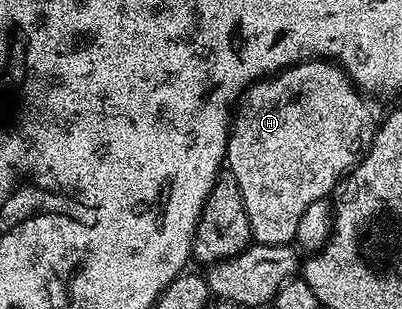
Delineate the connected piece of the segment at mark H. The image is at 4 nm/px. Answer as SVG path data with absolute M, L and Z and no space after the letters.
M304 60L300 64L294 64L291 68L283 68L281 72L275 72L261 80L254 81L239 96L230 126L230 141L226 147L226 164L229 172L236 174L236 182L240 182L240 194L244 194L244 210L248 210L250 235L257 243L290 244L295 239L297 226L300 223L300 218L304 215L304 210L311 206L312 202L327 199L339 187L343 177L369 152L370 144L374 141L376 119L374 120L373 114L370 113L366 100L367 97L351 84L349 76L337 64L329 60Z

